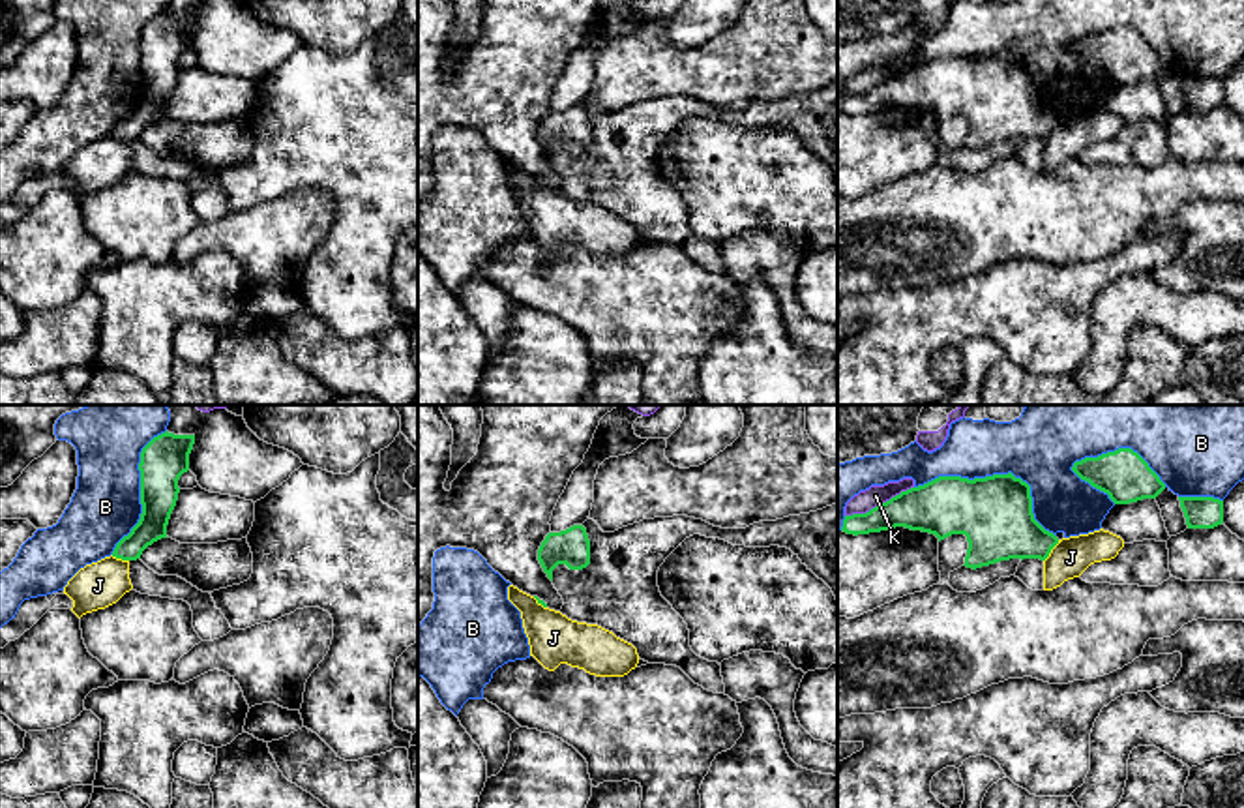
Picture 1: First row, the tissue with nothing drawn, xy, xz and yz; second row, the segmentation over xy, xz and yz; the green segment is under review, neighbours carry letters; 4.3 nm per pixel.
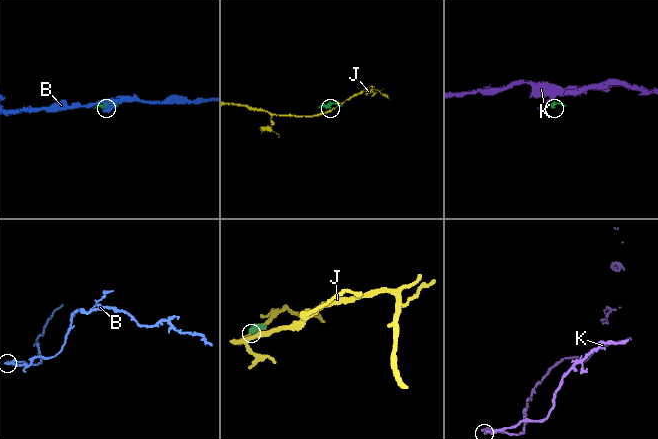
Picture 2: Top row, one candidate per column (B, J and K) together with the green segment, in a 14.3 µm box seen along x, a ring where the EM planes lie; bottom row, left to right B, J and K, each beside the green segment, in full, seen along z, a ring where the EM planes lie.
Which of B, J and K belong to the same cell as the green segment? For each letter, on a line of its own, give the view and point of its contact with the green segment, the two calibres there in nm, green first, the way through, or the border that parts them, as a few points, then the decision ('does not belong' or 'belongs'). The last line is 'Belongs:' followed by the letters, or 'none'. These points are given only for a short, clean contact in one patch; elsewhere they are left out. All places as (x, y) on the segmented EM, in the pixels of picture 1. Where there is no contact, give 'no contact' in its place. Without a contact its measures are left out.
B: meets green in yz at (999, 475); 320 nm thick on the green side, 320 nm on the other; does not belong
J: meets green in yz at (1050, 552); 300 nm thick on the green side, 170 nm on the other; border along yz (1059, 540), (1044, 561); does not belong
K: meets green in yz at (879, 505); 220 nm thick on the green side, 90 nm on the other; does not belong
Belongs: none

